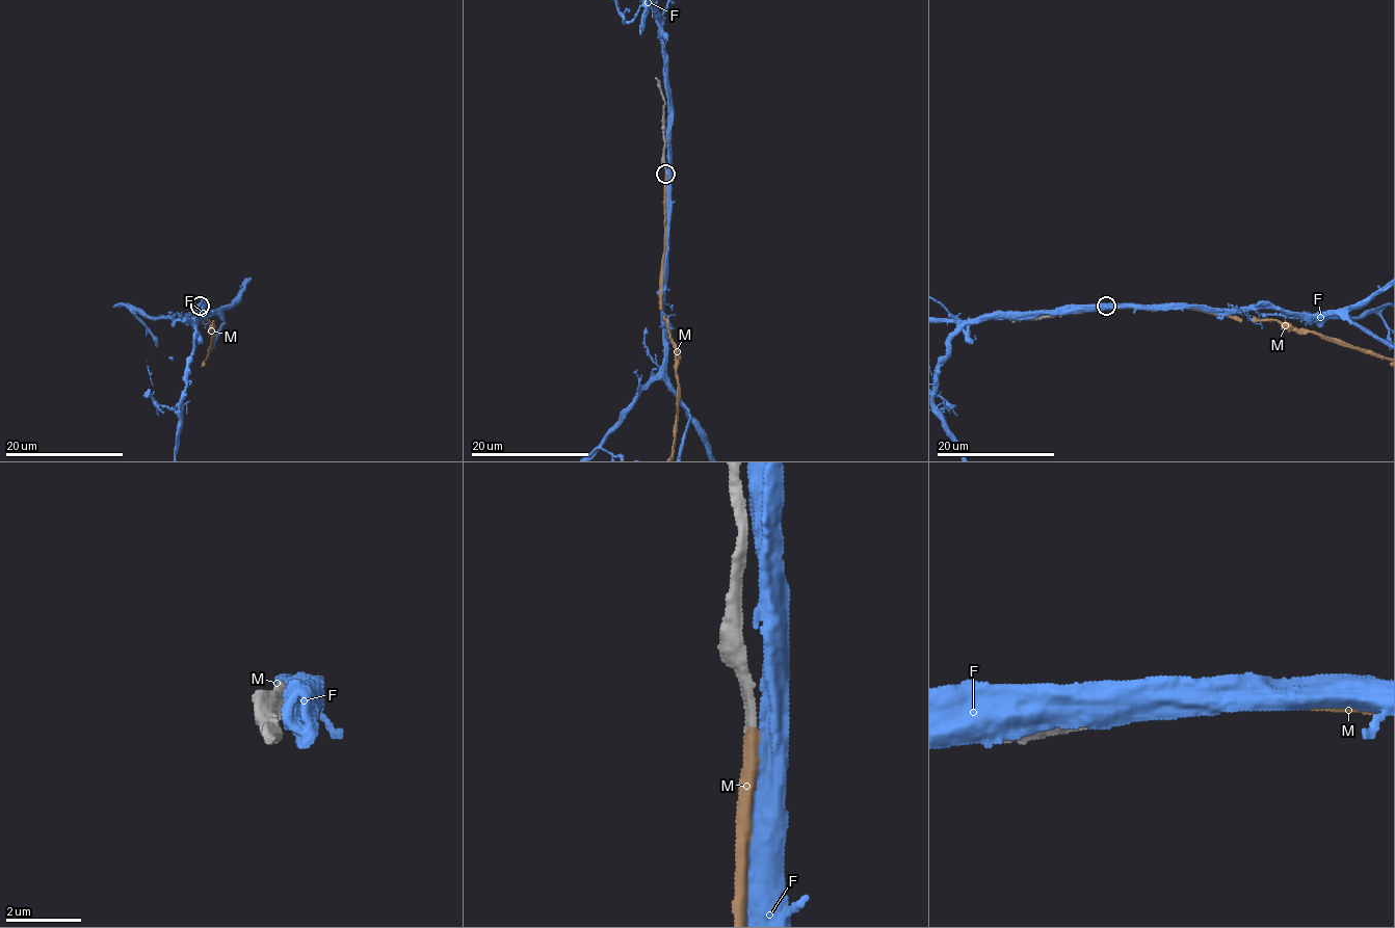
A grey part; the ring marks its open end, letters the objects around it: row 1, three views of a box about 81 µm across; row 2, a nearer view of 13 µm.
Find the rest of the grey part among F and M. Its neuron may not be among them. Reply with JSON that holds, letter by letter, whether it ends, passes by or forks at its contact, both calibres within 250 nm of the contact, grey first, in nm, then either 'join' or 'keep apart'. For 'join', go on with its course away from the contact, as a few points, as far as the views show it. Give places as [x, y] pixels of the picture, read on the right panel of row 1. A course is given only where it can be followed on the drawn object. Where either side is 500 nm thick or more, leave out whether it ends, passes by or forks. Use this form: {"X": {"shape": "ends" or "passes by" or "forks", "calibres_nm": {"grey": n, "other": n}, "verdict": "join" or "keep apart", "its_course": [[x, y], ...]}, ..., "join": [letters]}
{"F": {"calibres_nm": {"grey": 400, "other": 550}, "verdict": "keep apart"}, "M": {"shape": "ends", "calibres_nm": {"grey": 300, "other": 360}, "verdict": "join"}, "join": ["M"]}

